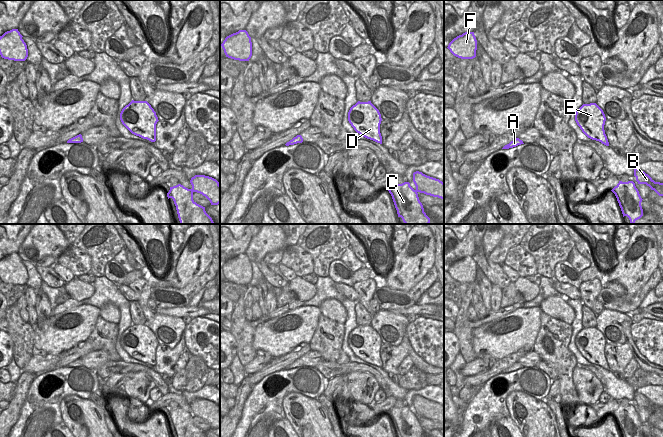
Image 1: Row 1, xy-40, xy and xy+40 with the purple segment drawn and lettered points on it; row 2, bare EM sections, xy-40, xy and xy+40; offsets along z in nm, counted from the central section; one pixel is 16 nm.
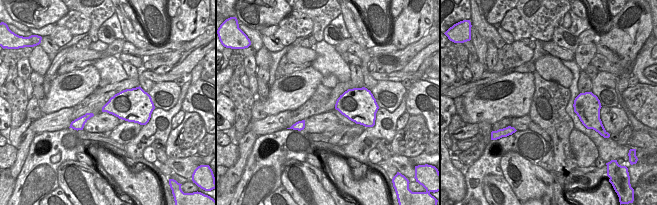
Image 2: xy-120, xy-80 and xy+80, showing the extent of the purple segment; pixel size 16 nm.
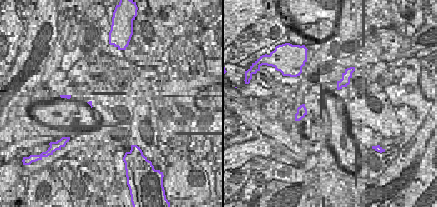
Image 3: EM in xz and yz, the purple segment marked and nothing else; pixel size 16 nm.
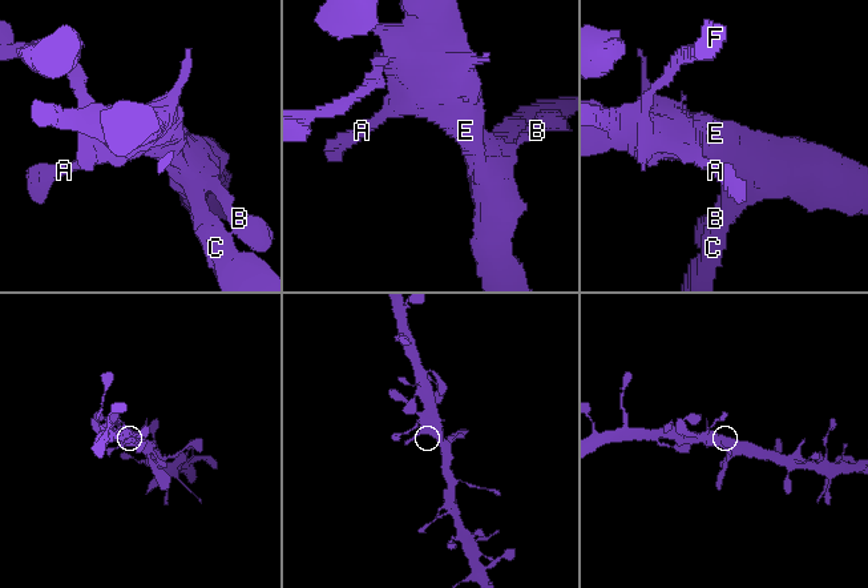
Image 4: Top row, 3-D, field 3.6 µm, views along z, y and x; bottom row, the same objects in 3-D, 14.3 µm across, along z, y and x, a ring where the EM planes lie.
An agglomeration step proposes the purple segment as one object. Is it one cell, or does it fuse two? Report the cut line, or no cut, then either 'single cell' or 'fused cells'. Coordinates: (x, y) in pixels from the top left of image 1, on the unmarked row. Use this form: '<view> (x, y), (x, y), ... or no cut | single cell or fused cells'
no cut | single cell

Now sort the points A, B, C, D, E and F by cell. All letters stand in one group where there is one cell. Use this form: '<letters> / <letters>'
A B C D E F

